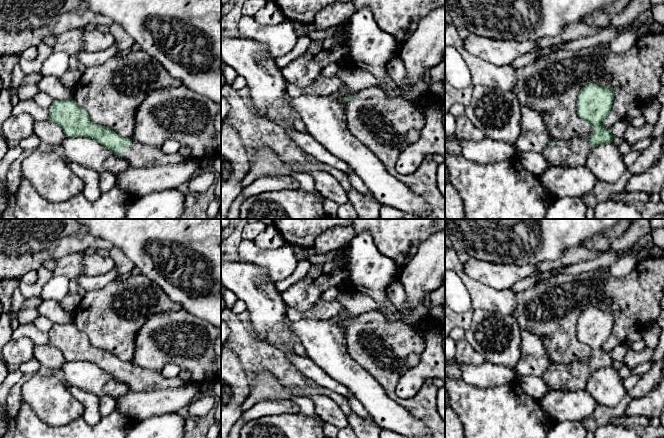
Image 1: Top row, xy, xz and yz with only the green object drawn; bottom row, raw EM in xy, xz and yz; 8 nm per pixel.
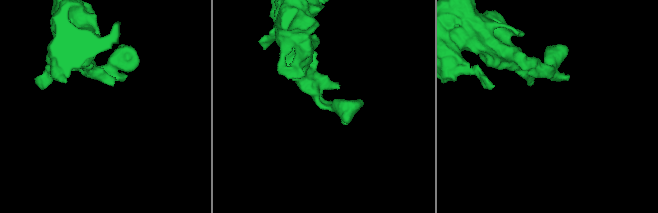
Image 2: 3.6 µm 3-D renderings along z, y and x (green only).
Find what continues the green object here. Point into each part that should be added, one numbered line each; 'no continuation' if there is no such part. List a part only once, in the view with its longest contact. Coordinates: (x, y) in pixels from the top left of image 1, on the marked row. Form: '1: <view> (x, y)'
1: xy (138, 155)

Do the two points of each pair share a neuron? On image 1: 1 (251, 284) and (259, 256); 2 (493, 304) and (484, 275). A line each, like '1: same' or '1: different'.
1: different
2: different

